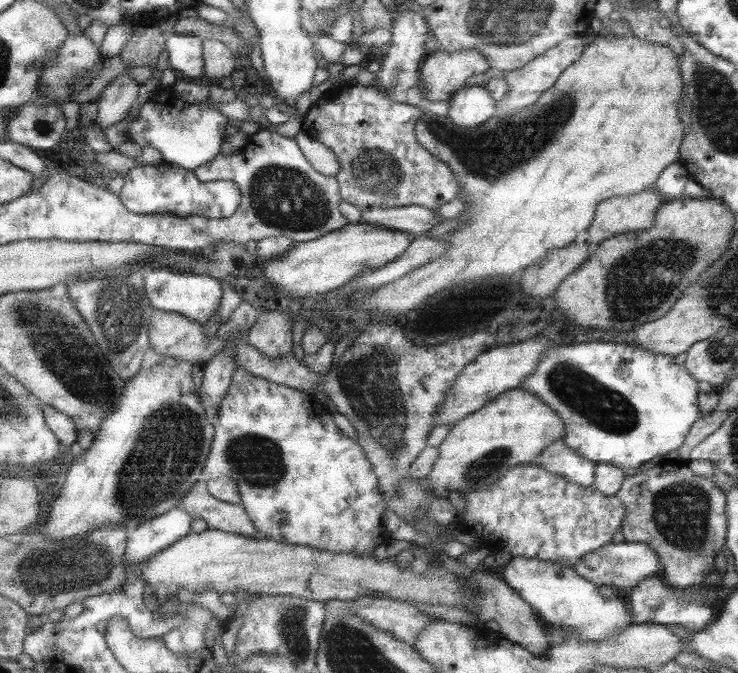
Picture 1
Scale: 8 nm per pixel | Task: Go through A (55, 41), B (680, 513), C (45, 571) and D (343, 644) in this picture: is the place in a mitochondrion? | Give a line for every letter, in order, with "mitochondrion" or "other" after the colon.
A: other
B: mitochondrion
C: mitochondrion
D: mitochondrion

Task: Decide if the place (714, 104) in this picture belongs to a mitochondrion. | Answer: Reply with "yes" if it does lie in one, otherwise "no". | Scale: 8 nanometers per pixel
yes

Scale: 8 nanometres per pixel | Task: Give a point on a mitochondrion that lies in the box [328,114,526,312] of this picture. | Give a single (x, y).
(375, 167)

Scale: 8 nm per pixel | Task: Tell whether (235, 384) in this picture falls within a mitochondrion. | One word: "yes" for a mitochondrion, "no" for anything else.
no

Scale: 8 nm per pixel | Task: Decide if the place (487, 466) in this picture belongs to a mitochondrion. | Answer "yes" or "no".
yes

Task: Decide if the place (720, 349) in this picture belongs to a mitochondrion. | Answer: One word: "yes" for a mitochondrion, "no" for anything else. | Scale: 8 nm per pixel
yes

